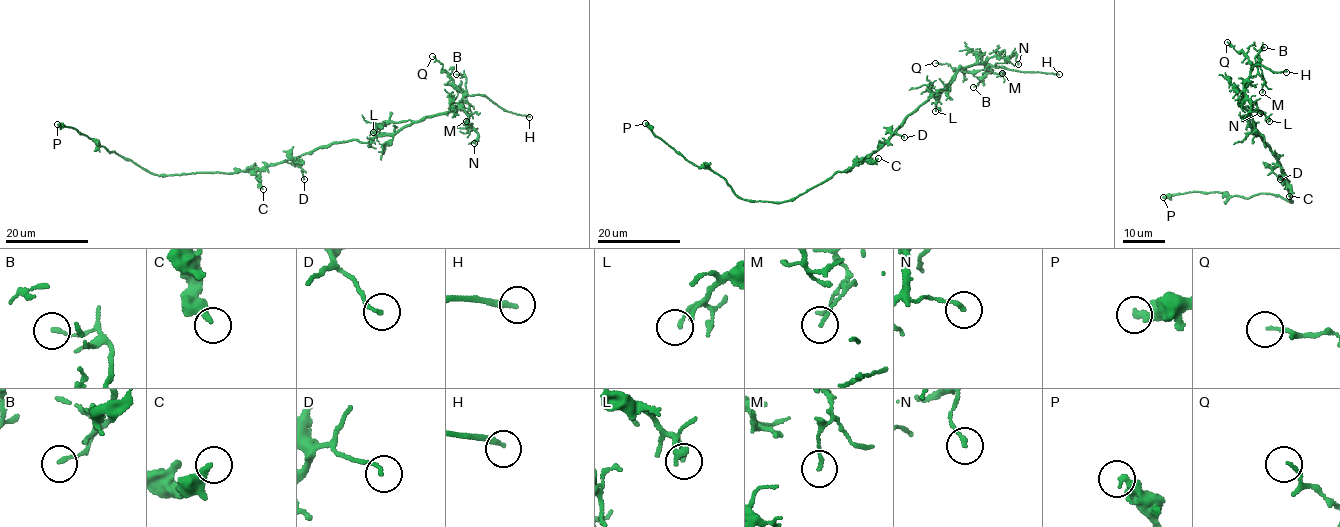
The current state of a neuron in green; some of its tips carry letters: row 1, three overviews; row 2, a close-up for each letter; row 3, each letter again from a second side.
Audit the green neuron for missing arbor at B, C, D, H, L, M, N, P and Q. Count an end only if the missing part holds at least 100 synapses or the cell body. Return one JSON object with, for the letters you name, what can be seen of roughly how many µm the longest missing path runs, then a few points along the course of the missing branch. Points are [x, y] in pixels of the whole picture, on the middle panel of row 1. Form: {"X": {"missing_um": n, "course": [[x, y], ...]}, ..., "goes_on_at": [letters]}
{"H": {"missing_um": 40, "course": [[1059, 74], [1068, 77], [1078, 90], [1093, 98], [1106, 120]]}, "goes_on_at": ["H"]}

